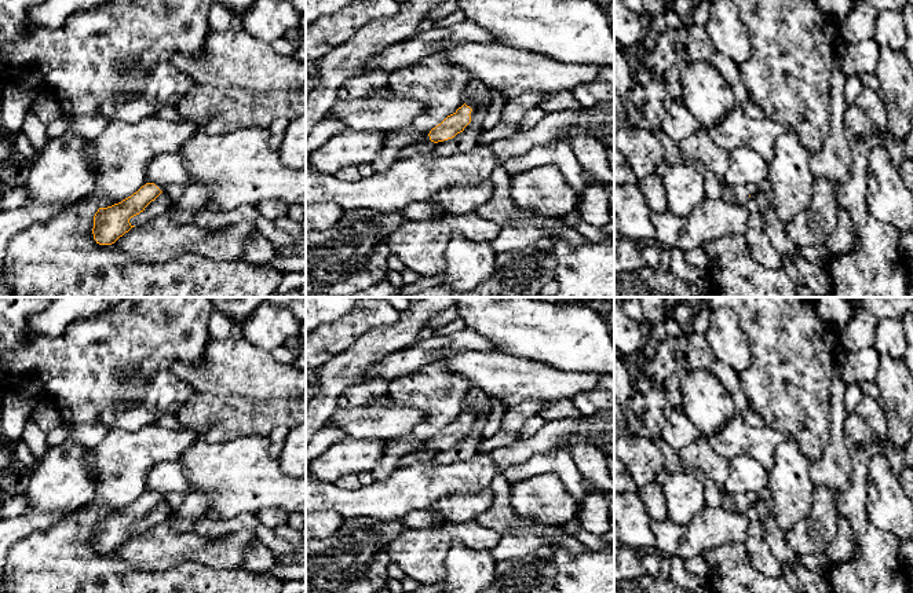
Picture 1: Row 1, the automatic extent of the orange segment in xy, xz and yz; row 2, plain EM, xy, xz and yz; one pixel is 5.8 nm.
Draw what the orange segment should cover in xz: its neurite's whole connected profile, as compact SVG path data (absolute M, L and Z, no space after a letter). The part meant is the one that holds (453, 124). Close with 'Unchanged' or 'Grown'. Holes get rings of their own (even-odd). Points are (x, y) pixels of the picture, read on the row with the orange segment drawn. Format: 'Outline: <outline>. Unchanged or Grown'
Outline: M465 102L453 114L448 116L441 124L430 131L430 140L438 143L454 138L457 133L463 132L470 122L474 122L474 114L474 103Z. Grown

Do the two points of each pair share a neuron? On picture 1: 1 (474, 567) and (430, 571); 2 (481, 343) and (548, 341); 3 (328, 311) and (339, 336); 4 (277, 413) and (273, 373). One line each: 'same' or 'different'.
1: different
2: different
3: different
4: different

